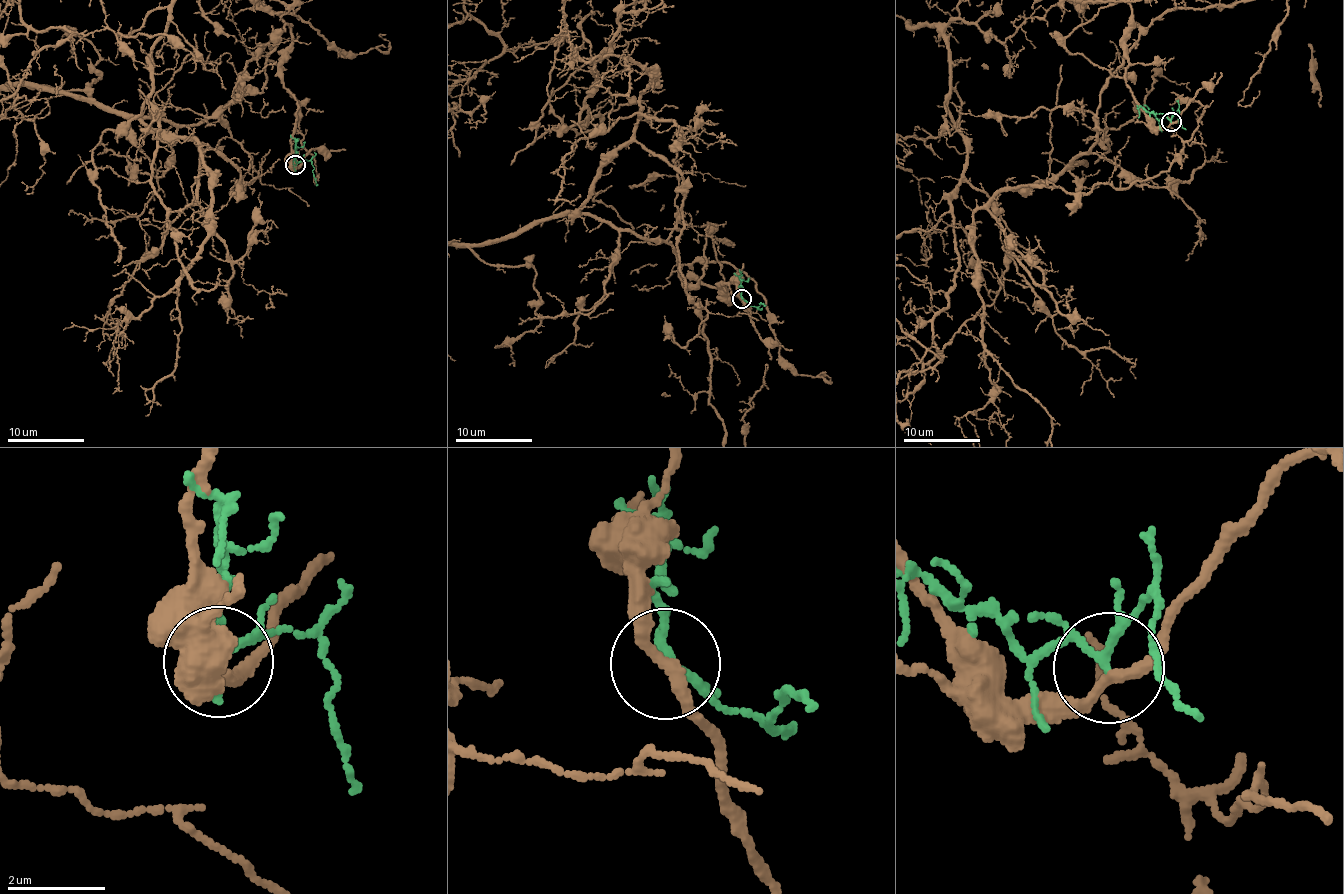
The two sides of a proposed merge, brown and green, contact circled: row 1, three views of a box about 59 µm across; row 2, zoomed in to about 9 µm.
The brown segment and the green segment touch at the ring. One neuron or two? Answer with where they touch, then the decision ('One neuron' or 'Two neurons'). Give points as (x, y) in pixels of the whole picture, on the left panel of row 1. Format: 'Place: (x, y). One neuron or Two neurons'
Place: (295, 165). Two neurons

